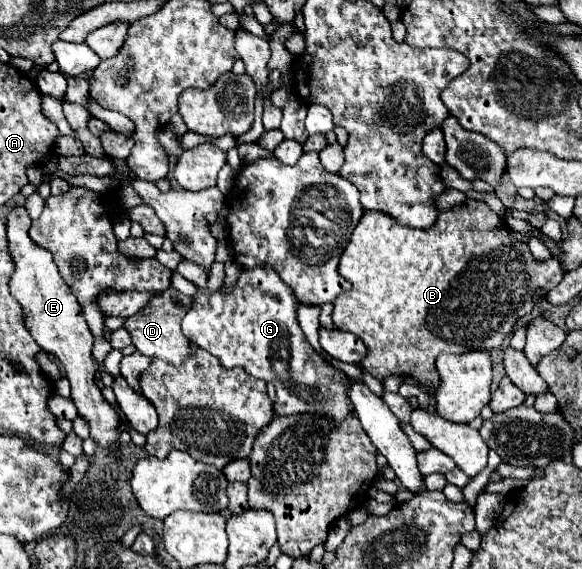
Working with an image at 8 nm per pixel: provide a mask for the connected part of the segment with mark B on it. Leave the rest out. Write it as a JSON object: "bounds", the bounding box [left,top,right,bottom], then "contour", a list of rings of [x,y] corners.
{"bounds":[332,198,564,388],"contour":[[[470,198],[452,210],[440,212],[436,224],[426,230],[394,224],[382,212],[364,212],[340,256],[338,272],[352,284],[352,290],[334,300],[332,320],[336,328],[356,334],[374,354],[374,362],[362,362],[362,368],[378,380],[390,374],[406,374],[418,380],[418,384],[432,388],[441,382],[434,364],[438,354],[500,348],[504,338],[514,330],[516,320],[532,310],[536,302],[534,290],[544,288],[548,292],[564,276],[556,258],[536,262],[528,244],[510,240],[504,222],[488,204]]]}

